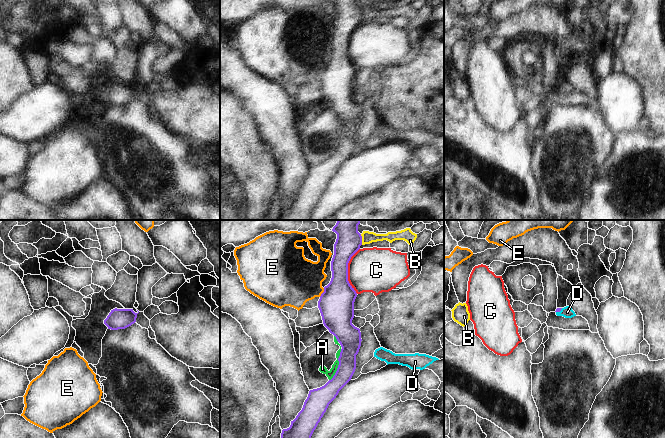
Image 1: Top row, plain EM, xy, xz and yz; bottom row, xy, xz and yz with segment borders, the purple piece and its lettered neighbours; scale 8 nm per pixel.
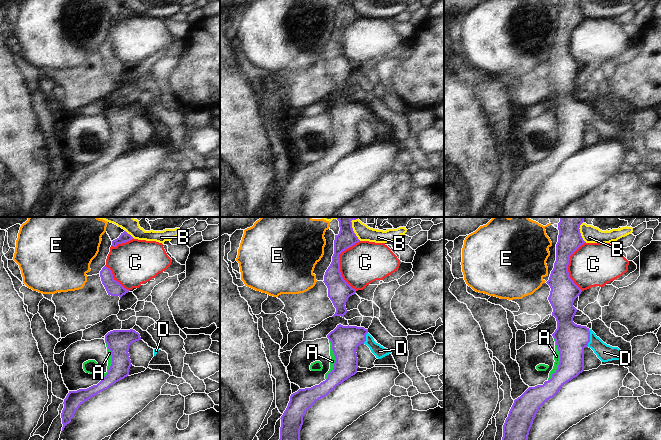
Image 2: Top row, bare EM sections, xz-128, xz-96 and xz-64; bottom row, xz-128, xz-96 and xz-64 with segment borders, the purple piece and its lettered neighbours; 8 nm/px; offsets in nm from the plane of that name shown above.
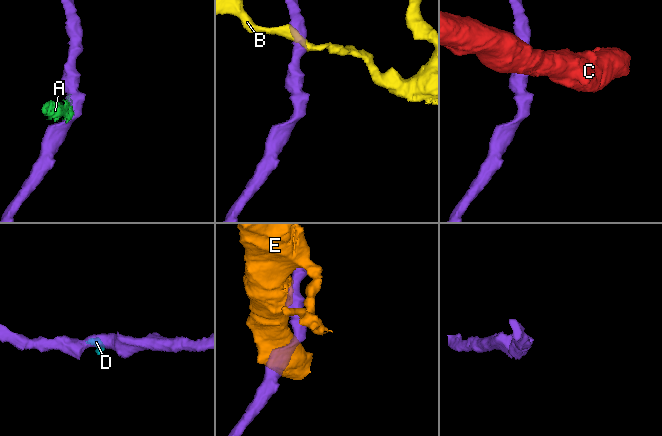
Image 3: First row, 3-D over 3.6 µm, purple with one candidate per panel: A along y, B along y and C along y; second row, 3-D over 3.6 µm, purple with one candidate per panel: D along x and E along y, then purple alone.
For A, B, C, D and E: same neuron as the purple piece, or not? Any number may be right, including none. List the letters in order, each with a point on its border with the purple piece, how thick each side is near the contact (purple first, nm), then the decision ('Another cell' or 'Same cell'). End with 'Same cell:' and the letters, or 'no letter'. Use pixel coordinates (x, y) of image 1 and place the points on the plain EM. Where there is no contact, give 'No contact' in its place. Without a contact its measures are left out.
A: Touches purple at xz (338, 141). Thickness 190 nm (purple) against 60 nm. Another cell
B: Touches purple at xz (361, 15). Thickness 200 nm (purple) against 100 nm. Another cell
C: Touches purple at xz (347, 47). Thickness 260 nm (purple) against 360 nm. Another cell
D: Touches purple at yz (559, 87). Thickness 30 nm (purple) against 90 nm. Same cell
E: Touches purple at xz (323, 68). Thickness 280 nm (purple) against 380 nm. Another cell
Same cell: D

